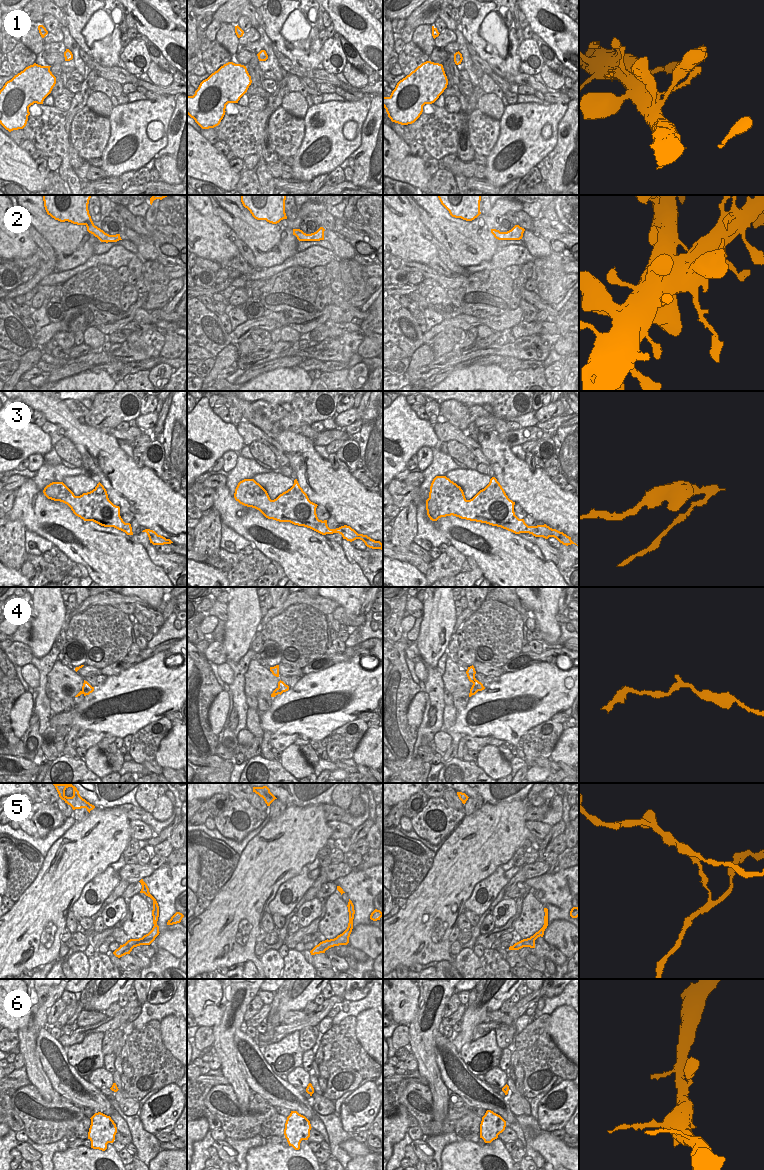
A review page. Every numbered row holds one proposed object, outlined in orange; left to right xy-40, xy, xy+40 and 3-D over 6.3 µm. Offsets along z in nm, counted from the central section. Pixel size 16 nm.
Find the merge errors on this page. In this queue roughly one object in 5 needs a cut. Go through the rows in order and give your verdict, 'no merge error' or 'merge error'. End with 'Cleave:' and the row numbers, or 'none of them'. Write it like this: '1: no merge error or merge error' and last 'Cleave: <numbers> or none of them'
1: no merge error
2: no merge error
3: merge error
4: no merge error
5: merge error
6: no merge error
Cleave: 3, 5

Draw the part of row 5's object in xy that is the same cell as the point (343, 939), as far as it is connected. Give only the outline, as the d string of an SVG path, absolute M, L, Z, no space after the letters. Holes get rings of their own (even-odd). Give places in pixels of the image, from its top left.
M352 929L338 935L334 939L330 939L330 940L327 939L325 941L320 942L310 951L311 955L325 953L326 950L334 946L347 945L349 943L349 937L351 932Z

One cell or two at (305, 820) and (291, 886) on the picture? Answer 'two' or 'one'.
two

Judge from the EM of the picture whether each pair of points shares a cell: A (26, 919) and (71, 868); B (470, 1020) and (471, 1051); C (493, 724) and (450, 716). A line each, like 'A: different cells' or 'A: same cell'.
A: same cell
B: different cells
C: different cells

